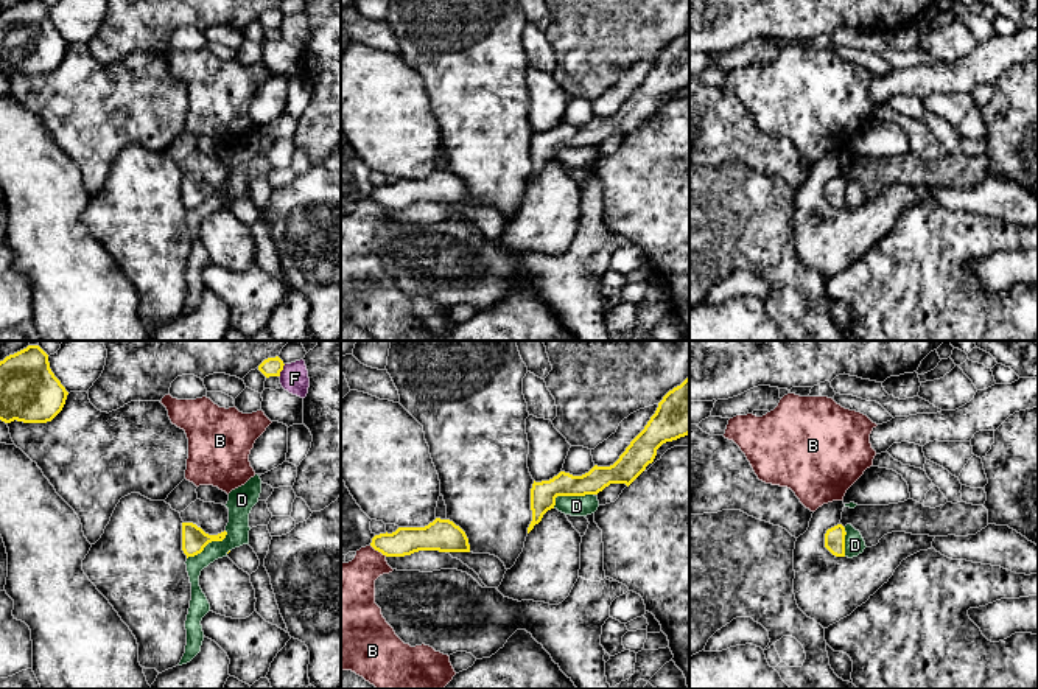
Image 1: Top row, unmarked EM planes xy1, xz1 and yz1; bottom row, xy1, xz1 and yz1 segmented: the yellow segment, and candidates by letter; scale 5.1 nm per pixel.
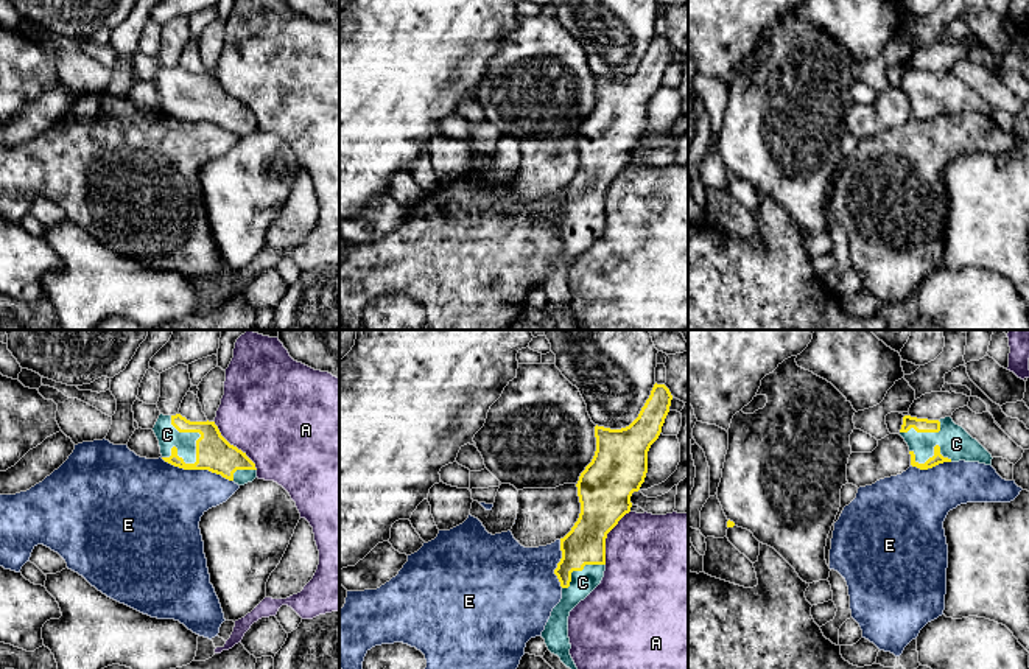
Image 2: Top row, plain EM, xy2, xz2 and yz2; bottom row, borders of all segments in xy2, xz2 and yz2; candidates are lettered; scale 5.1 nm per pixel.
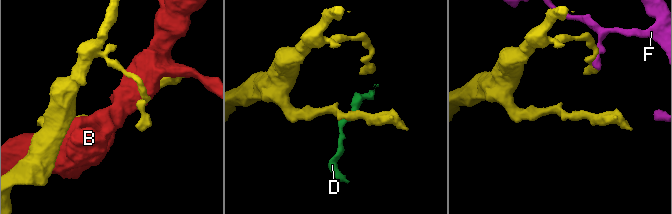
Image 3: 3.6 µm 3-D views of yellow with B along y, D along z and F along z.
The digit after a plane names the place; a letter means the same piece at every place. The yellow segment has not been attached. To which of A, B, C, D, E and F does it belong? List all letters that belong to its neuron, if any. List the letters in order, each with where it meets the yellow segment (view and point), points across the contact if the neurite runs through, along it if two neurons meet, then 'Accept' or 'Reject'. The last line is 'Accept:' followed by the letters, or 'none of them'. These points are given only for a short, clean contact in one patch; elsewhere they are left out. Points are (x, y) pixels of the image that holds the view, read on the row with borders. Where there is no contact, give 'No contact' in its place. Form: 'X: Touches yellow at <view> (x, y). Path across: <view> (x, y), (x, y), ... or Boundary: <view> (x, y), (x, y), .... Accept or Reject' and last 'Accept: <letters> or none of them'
A: Touches yellow at xy2 (232, 445). Reject
B: Touches yellow at xz1 (378, 551). Reject
C: Touches yellow at xy2 (196, 431). Accept
D: Touches yellow at xz1 (570, 495). Boundary: xz1 (593, 493), (559, 495), (553, 507). Reject
E: Touches yellow at xy2 (196, 469). Reject
F: Touches yellow at xy1 (282, 369). Boundary: xy1 (285, 364), (279, 377). Reject
Accept: C

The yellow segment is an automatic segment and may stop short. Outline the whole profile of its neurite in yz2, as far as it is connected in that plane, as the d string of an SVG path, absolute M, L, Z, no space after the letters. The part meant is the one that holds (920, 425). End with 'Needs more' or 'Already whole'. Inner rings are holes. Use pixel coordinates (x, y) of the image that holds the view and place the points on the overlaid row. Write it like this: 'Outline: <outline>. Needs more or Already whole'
Outline: M904 415L900 436L909 447L911 465L920 470L959 461L992 465L992 454L951 417L928 420Z. Needs more

